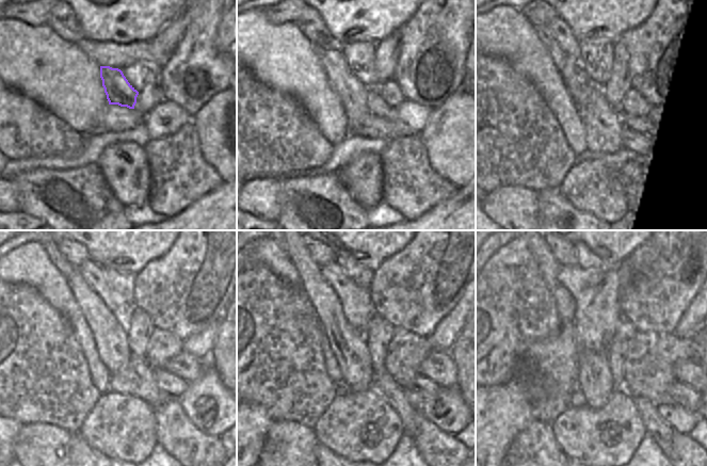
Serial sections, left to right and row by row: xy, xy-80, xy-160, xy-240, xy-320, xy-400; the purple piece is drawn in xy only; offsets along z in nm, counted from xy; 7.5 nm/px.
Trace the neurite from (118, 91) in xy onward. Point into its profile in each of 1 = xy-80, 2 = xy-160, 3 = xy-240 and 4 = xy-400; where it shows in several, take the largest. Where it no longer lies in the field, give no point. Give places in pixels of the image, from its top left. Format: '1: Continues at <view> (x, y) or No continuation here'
1: Continues at xy-80 (375, 105)
2: Continues at xy-160 (646, 125)
3: Continues at xy-240 (190, 368)
4: Continues at xy-400 (688, 371)

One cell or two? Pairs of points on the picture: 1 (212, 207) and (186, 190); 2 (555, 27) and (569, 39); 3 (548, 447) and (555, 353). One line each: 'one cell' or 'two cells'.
1: two cells
2: one cell
3: two cells

